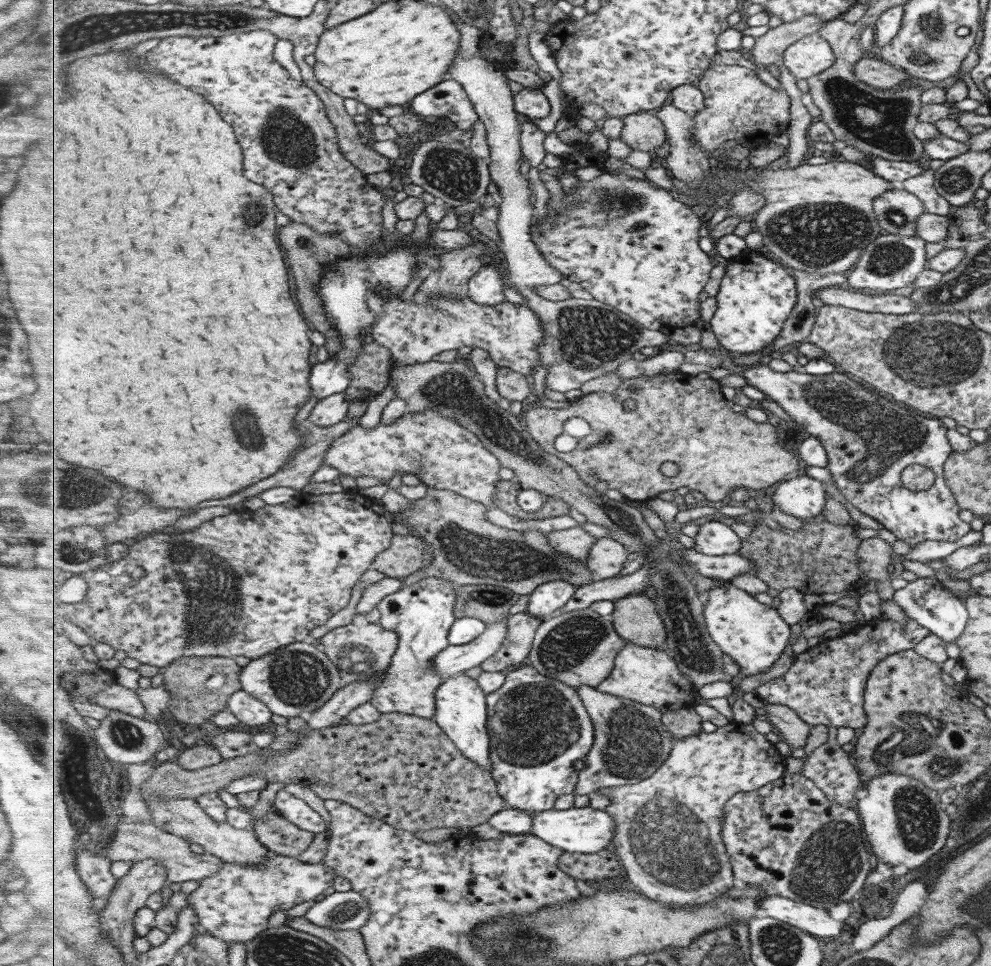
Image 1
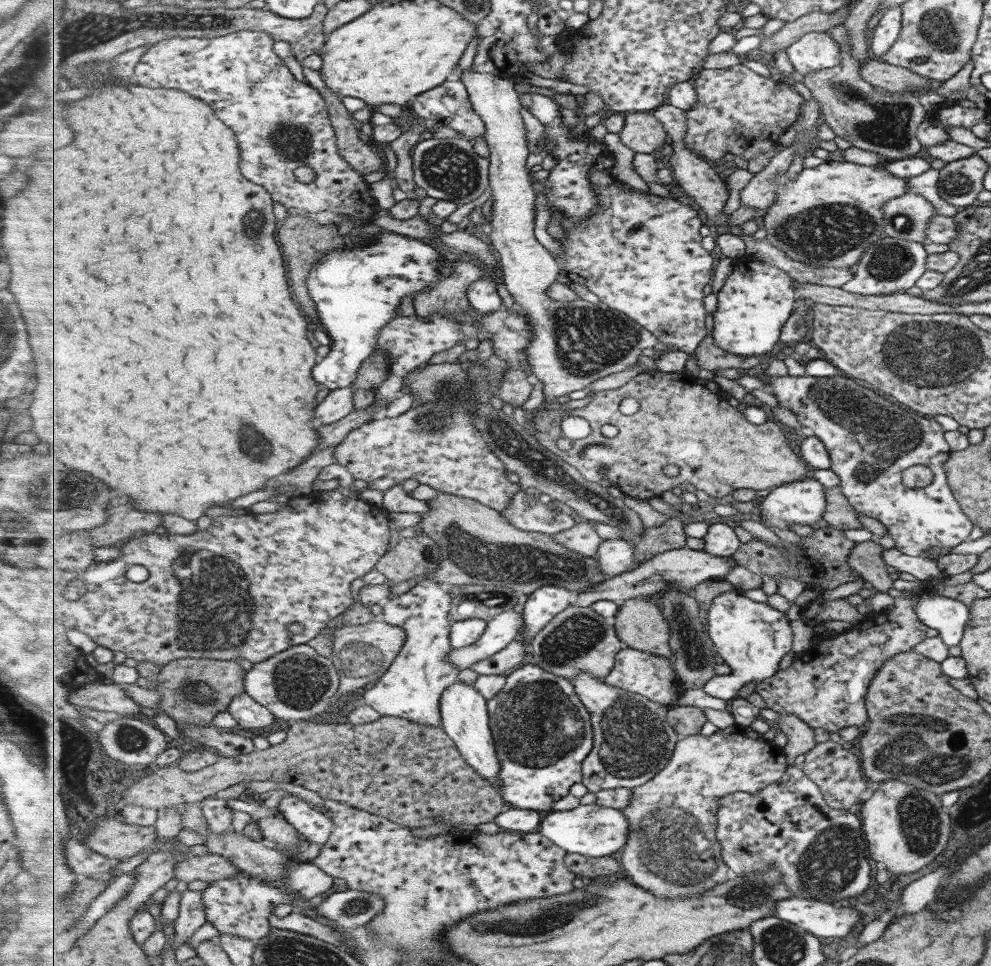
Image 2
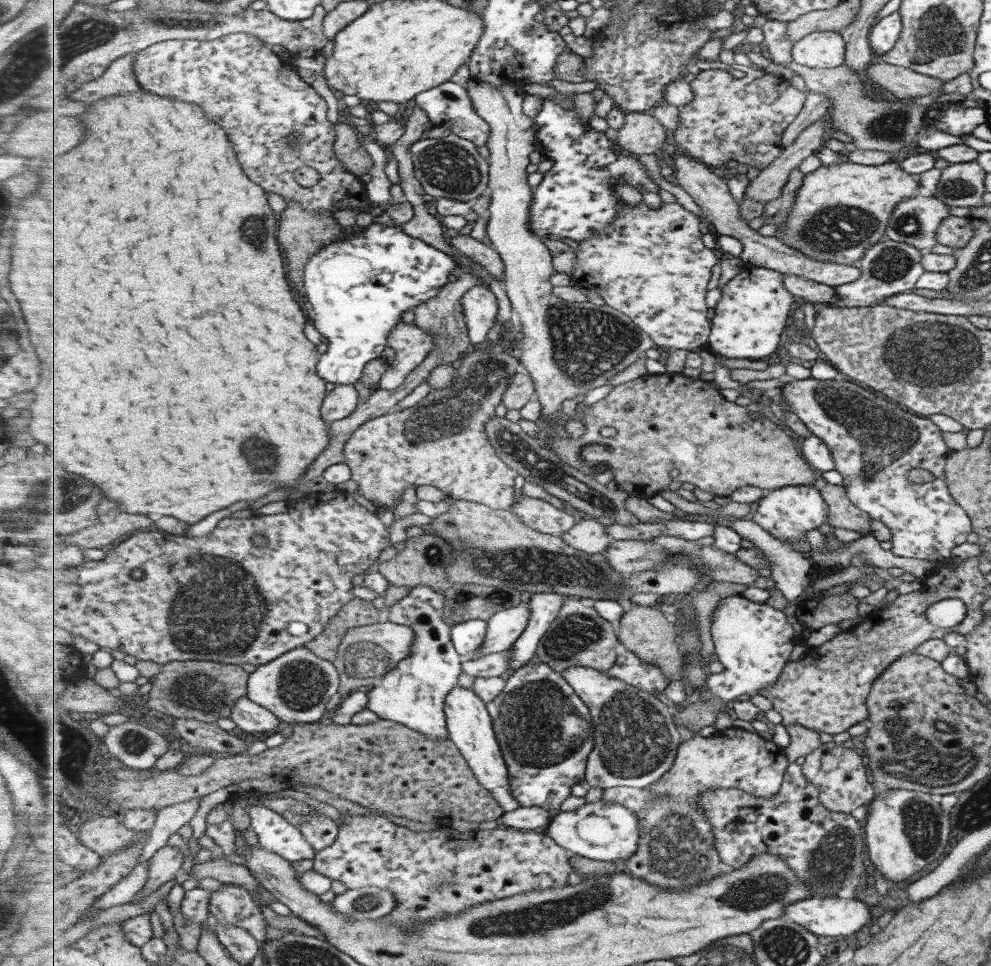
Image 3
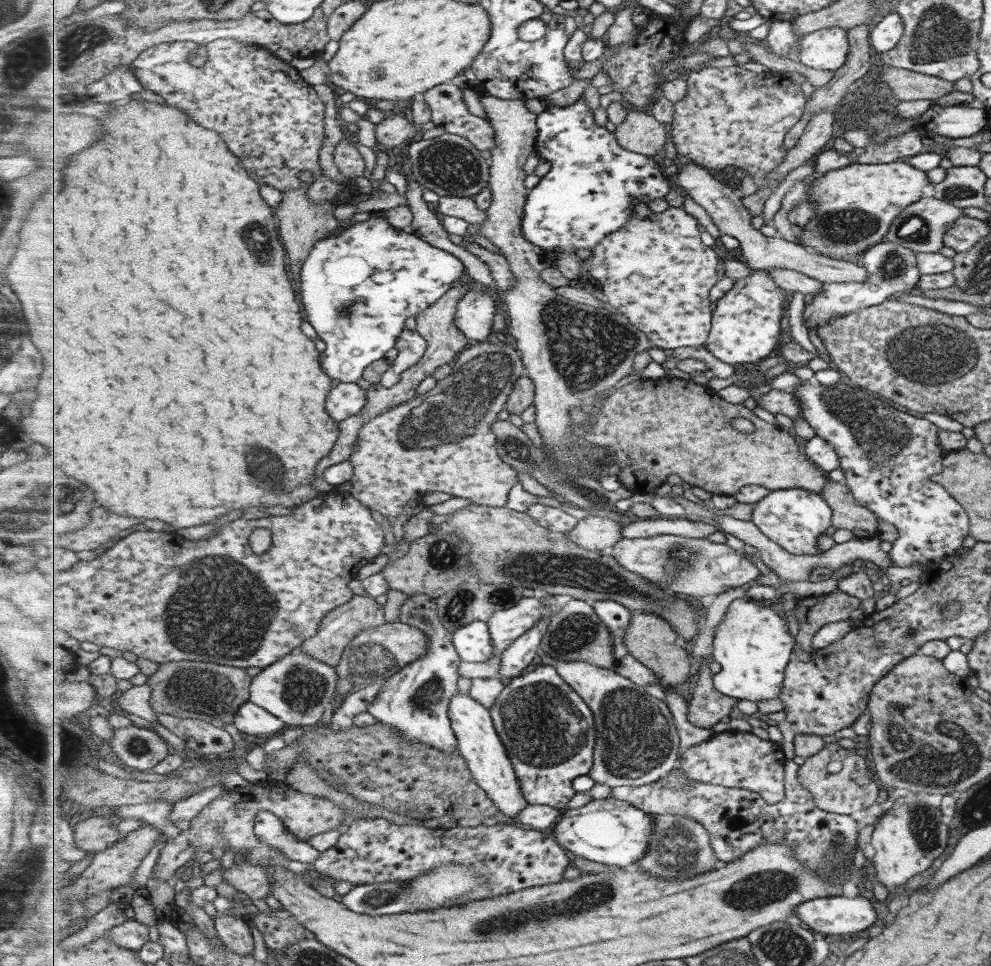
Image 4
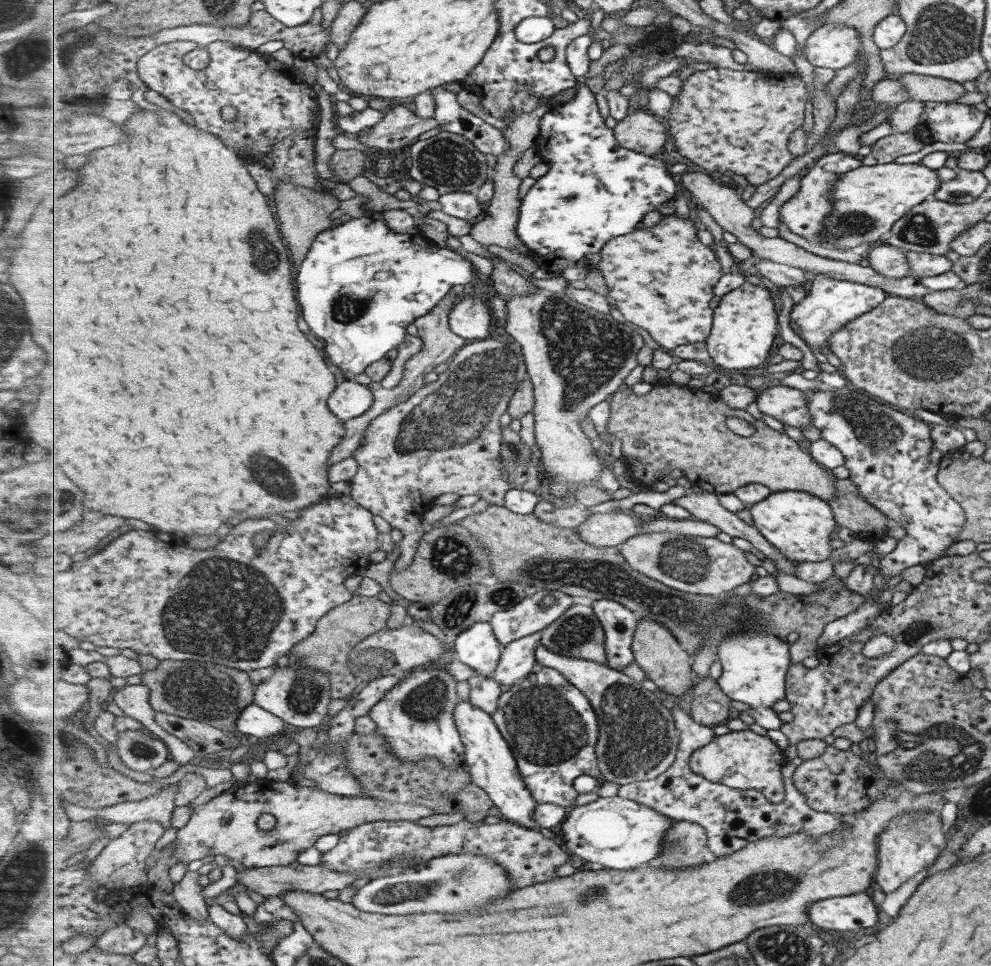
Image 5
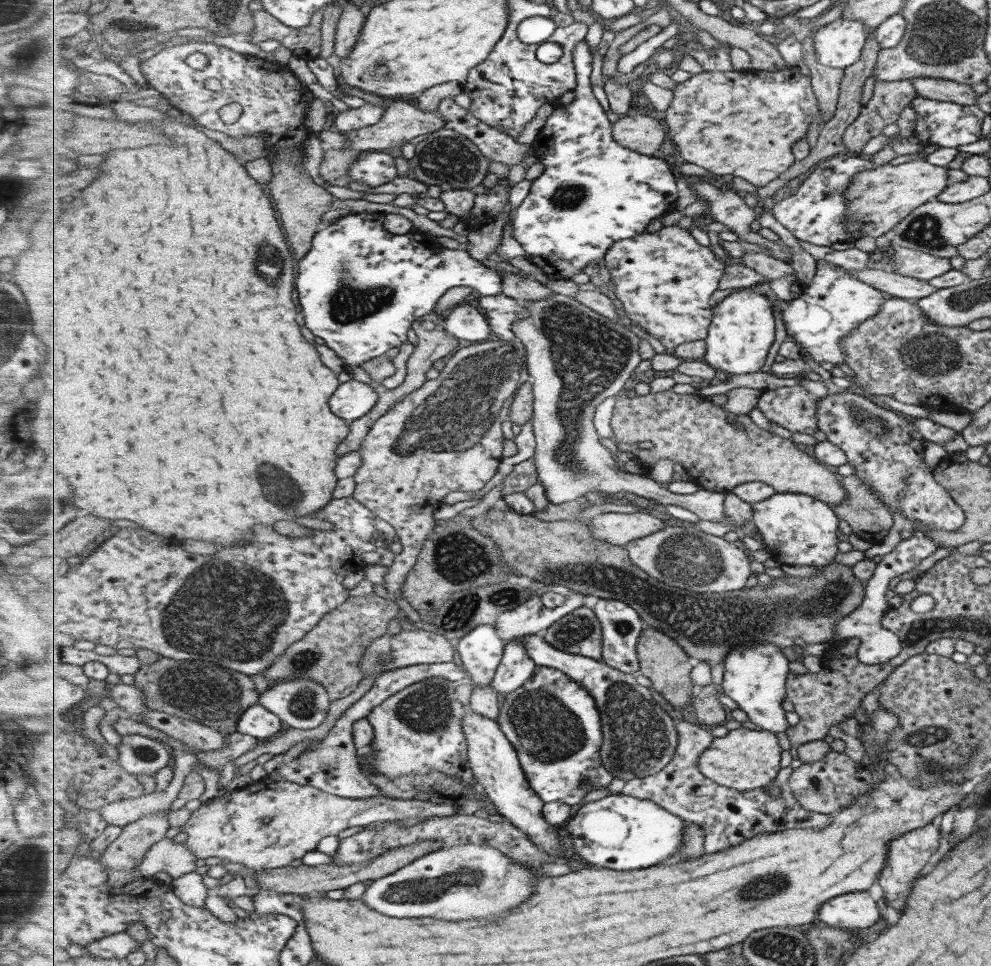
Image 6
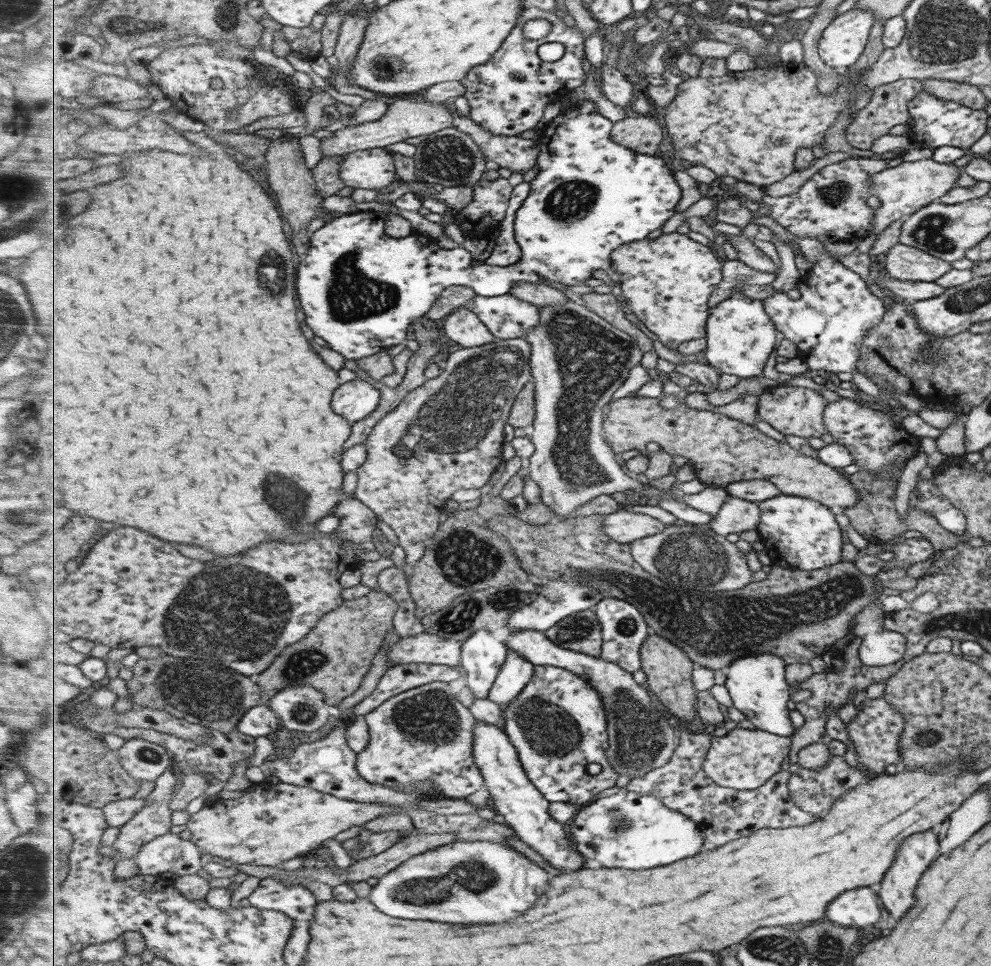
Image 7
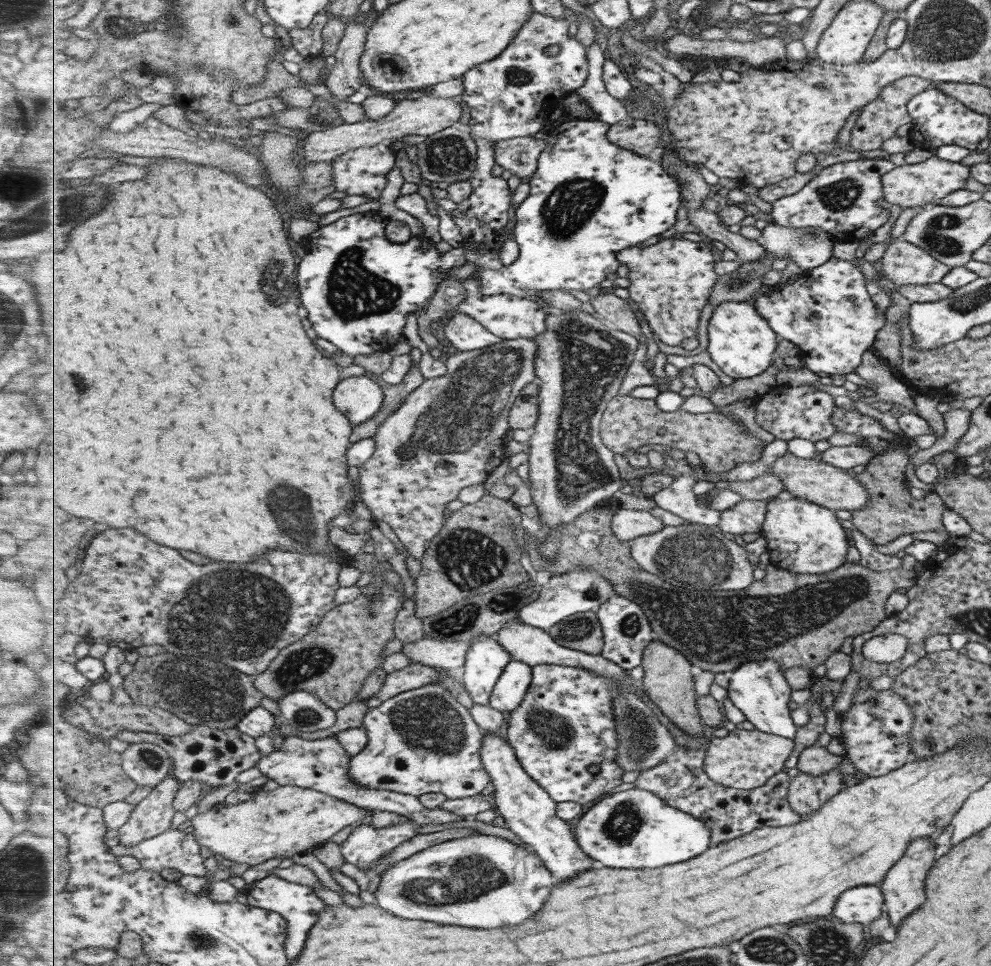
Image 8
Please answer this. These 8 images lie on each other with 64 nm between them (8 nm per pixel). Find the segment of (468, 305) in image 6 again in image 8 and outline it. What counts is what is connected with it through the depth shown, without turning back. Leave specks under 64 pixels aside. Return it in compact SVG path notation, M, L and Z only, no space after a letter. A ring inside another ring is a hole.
M456 313L449 318L444 333L457 352L473 352L505 342L467 314Z

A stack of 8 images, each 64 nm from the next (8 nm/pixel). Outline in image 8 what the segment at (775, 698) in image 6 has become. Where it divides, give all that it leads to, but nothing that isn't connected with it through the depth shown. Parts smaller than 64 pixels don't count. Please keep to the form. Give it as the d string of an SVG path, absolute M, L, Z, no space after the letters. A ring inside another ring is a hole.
M775 659L751 661L733 671L728 695L734 706L745 714L746 720L760 731L794 739L799 728L791 719L791 686L787 684L779 662Z

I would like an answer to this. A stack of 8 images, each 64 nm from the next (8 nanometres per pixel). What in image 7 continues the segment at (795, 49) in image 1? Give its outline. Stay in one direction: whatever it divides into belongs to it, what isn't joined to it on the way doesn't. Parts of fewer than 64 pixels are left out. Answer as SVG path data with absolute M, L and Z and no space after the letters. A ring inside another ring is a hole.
M852 8L833 18L817 41L819 58L833 68L851 66L865 46L874 14Z

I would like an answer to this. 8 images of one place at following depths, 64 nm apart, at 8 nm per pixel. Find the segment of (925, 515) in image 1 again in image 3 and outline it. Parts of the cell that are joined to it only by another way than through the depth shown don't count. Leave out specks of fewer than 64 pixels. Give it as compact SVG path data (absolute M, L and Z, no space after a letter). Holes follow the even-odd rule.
M811 377L786 380L781 393L785 394L787 405L810 428L811 434L829 449L833 470L841 475L842 487L850 504L887 526L892 544L890 552L895 556L938 563L950 559L950 550L965 542L972 526L966 512L953 500L946 487L944 464L949 450L939 427L927 416L917 416L890 400L875 396L867 388L859 388L859 384L851 384L851 380L817 380ZM911 468L928 470L934 479L921 484L909 483L906 475Z

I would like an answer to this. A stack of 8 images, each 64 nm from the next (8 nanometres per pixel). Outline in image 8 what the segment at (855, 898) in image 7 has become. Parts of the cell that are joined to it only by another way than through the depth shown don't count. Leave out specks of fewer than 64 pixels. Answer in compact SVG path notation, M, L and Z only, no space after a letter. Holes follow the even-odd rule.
M875 885L854 886L839 896L835 902L831 914L841 922L858 922L867 926L872 920L875 920L883 912L882 894L879 887Z

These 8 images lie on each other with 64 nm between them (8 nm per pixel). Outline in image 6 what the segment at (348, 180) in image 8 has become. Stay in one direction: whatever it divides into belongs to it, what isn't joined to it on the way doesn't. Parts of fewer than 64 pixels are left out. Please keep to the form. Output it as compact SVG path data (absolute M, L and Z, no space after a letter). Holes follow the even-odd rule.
M363 151L360 159L351 167L350 175L352 181L364 182L371 187L394 181L398 177L396 152Z

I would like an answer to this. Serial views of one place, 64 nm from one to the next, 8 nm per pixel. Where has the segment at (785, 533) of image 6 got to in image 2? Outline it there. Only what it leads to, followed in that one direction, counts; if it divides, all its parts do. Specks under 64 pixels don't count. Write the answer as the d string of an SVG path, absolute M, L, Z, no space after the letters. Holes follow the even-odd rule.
M811 477L775 487L763 498L764 524L783 529L789 523L811 526L825 514L823 489Z

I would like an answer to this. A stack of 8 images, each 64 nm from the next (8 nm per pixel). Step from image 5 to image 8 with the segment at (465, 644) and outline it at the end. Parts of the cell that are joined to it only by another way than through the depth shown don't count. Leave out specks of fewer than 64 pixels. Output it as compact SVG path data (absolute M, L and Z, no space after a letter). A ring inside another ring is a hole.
M481 635L472 641L462 678L474 703L490 704L495 685L511 659L510 652L489 635Z

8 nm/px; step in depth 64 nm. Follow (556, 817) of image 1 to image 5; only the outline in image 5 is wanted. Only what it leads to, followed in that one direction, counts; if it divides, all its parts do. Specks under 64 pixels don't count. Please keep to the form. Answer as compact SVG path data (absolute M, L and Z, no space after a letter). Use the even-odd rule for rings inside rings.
M599 797L579 807L573 807L560 826L564 847L575 859L591 861L605 869L629 870L639 864L653 862L662 853L664 838L675 820L634 799Z

